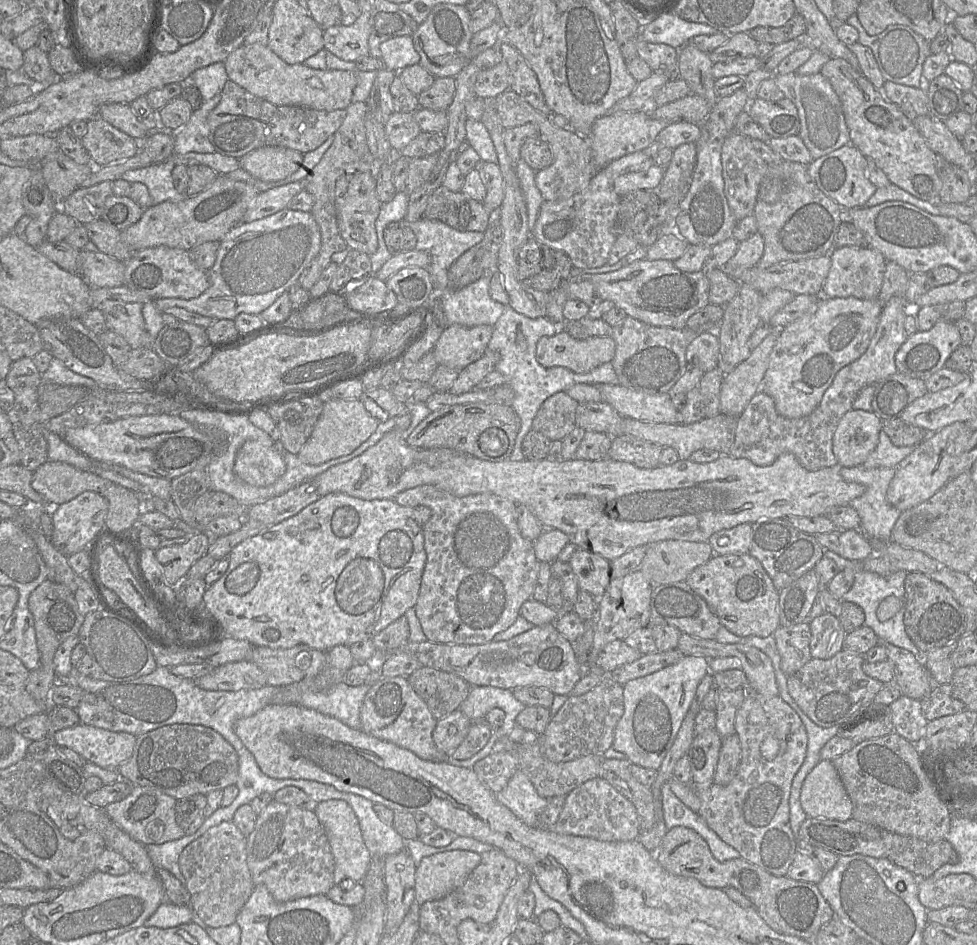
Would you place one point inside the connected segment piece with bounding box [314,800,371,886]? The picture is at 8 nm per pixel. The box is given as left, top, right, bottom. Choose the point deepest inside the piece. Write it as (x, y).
(352, 858)

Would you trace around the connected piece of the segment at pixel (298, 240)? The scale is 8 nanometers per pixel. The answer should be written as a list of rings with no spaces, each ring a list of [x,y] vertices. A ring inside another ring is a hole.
[[[284,208],[277,213],[260,220],[242,222],[233,227],[220,241],[216,261],[209,270],[209,288],[199,297],[193,299],[161,298],[157,303],[143,303],[142,315],[147,332],[155,338],[164,326],[162,312],[171,307],[214,319],[235,320],[240,313],[260,315],[291,285],[297,282],[303,270],[318,255],[321,247],[321,233],[311,212]]]

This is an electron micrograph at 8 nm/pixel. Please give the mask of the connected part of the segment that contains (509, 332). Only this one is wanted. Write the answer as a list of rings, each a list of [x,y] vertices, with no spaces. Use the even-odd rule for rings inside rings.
[[[510,306],[505,308],[504,313],[493,326],[491,339],[488,343],[487,350],[491,352],[499,352],[500,360],[496,368],[505,377],[505,384],[509,385],[514,391],[514,399],[511,407],[519,416],[521,427],[516,437],[514,449],[509,457],[511,461],[522,461],[525,459],[522,452],[522,442],[531,430],[533,419],[542,403],[553,394],[566,391],[574,384],[611,384],[618,385],[619,380],[614,371],[611,362],[606,362],[591,371],[584,374],[577,374],[564,367],[546,368],[541,366],[536,360],[536,348],[540,338],[544,336],[554,336],[559,331],[564,330],[563,325],[556,325],[545,317],[529,318],[523,314],[516,312]],[[521,331],[527,341],[527,349],[522,350],[518,345],[516,336]]]

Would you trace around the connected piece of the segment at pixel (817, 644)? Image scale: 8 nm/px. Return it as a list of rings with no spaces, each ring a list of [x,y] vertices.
[[[827,612],[808,622],[811,631],[810,655],[816,659],[829,659],[843,649],[846,632],[839,619]]]

